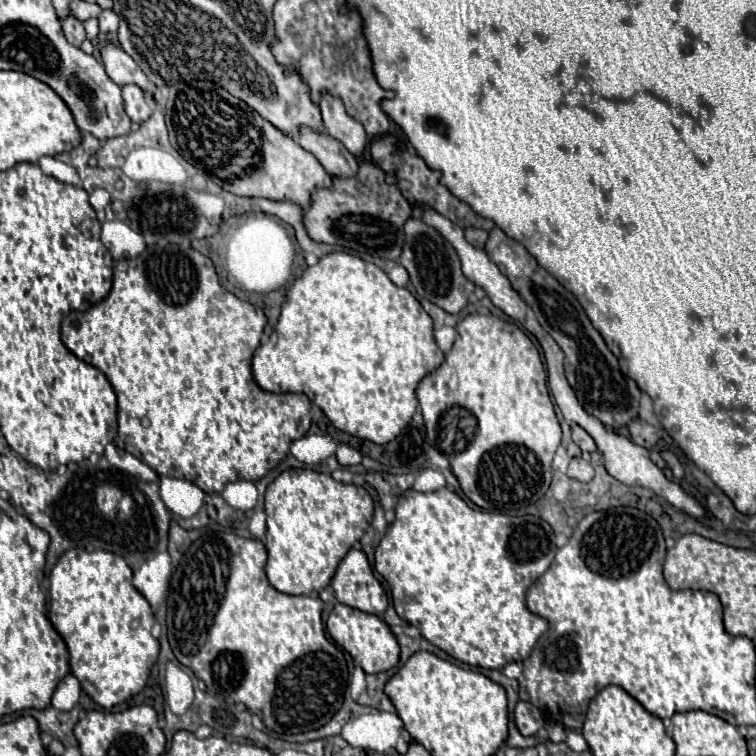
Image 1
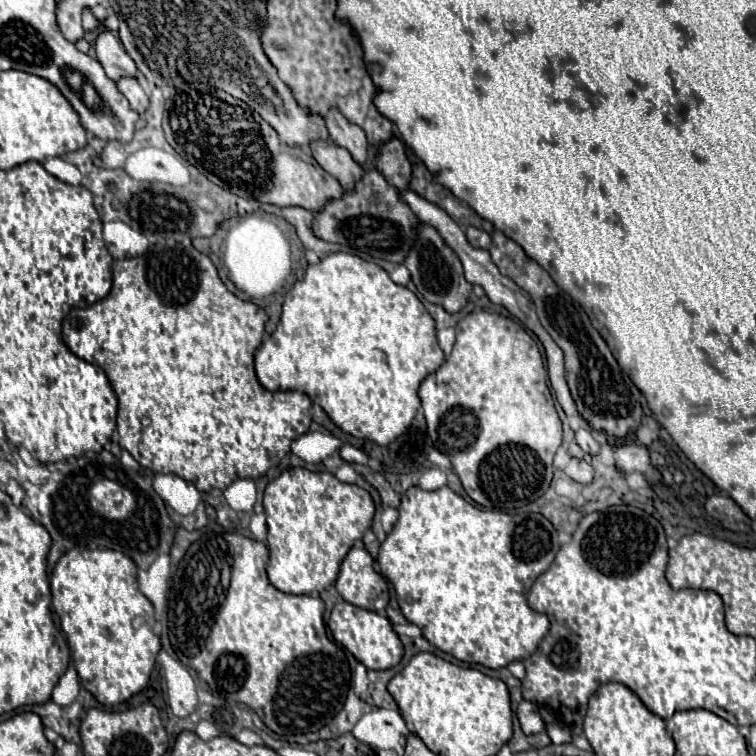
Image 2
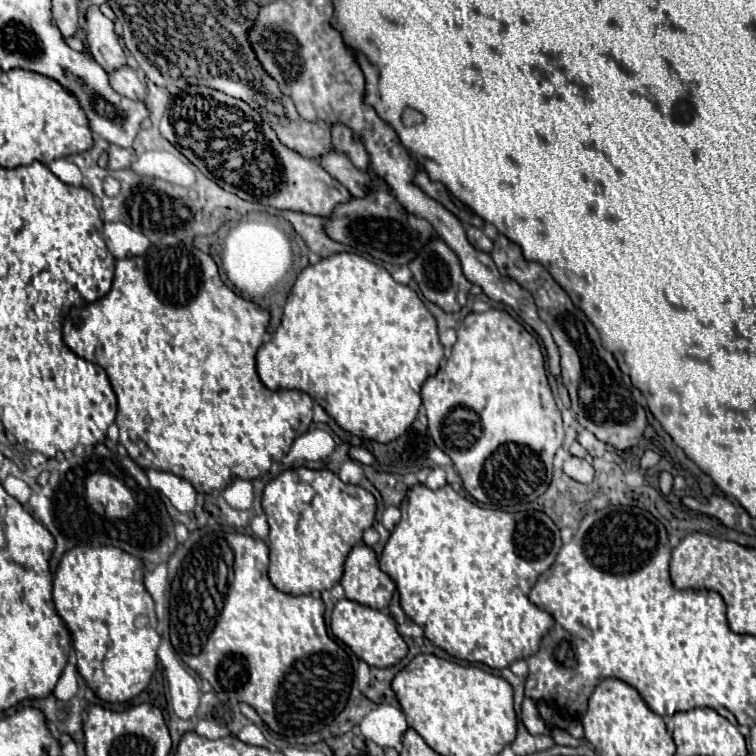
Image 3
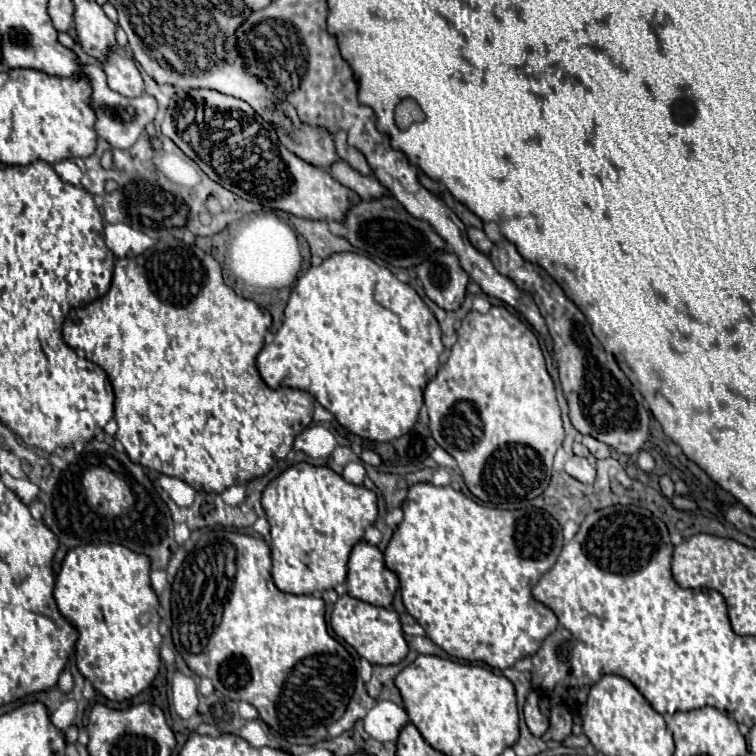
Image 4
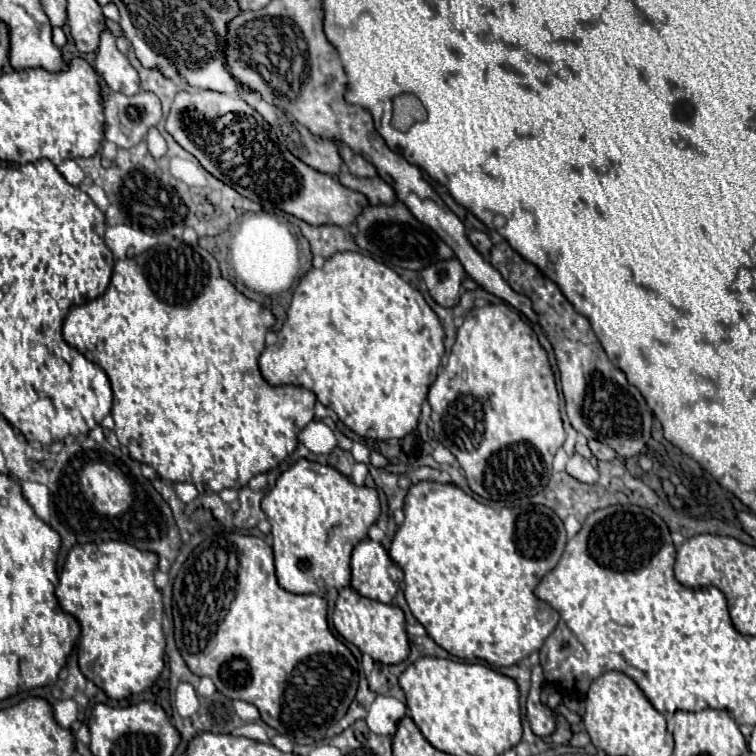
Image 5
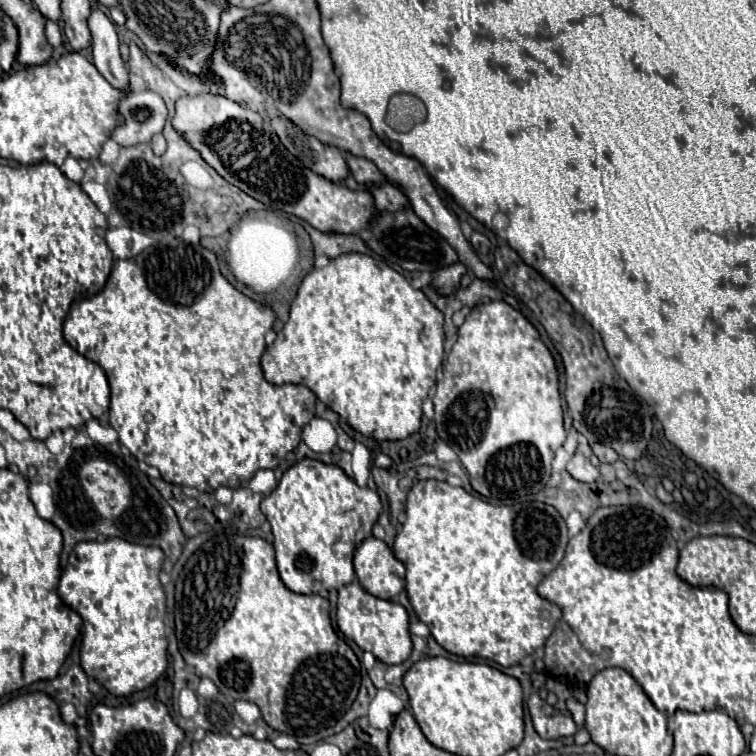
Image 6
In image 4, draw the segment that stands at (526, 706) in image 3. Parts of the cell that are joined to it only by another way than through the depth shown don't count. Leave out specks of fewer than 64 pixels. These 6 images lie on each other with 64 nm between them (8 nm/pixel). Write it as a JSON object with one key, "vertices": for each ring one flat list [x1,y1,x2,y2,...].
{"vertices":[[530,692,528,698,526,698,526,704,524,704,524,720,526,720,528,730,534,736,542,736,546,732,546,728,548,728,548,718,538,708,538,694,536,692]]}

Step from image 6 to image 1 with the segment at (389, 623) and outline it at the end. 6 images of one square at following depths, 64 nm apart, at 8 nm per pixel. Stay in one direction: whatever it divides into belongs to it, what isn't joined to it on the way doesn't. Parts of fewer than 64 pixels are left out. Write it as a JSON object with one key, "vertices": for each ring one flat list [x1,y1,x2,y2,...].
{"vertices":[[336,604,334,610,330,612,328,620,326,620,326,630,332,636,332,640,336,644,340,644,352,656,354,664,360,666,366,674,386,672,386,670,390,670,390,668,394,668,398,664,400,648,398,648,396,636,392,634,388,624,380,616,364,614,364,612,356,610,356,608]]}

